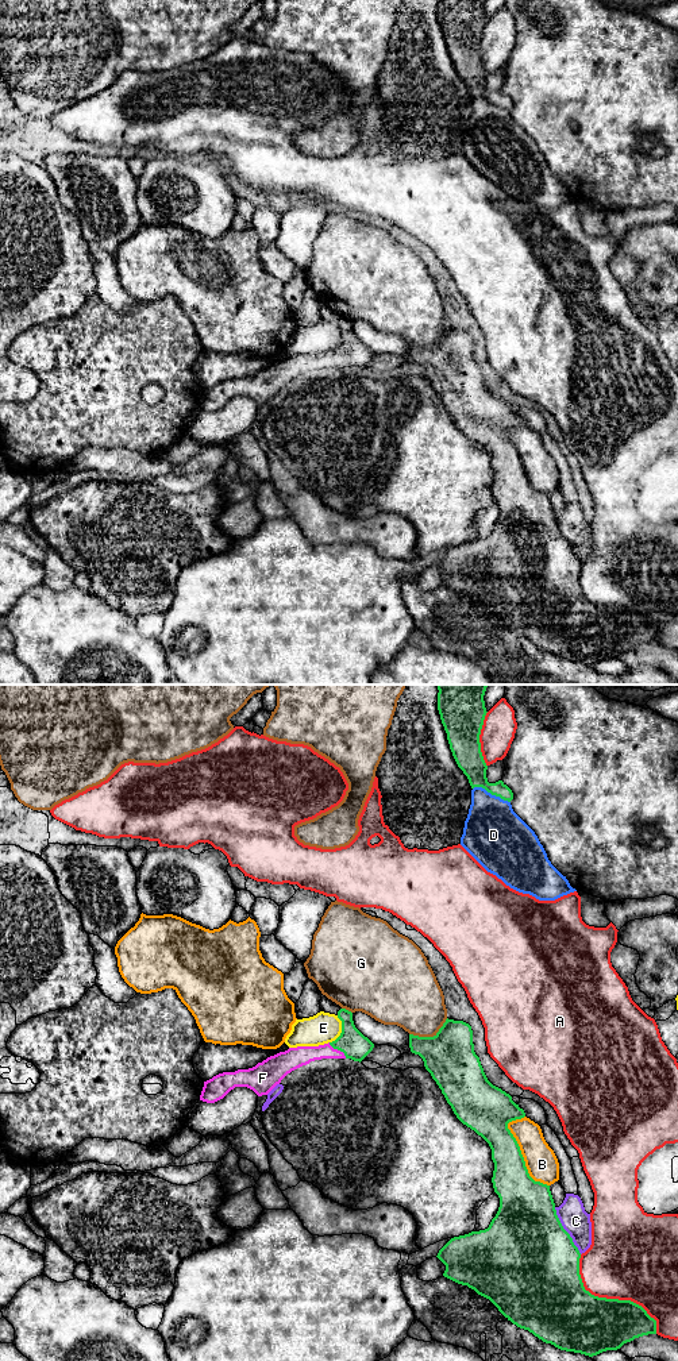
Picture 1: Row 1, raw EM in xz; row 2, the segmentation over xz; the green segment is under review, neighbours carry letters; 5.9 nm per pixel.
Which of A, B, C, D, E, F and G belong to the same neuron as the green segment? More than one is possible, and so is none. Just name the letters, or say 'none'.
F

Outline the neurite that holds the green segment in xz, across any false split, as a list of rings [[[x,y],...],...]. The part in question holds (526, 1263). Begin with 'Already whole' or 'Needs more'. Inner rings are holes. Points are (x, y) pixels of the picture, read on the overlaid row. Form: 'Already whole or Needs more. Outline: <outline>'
Already whole. Outline: [[[447,1018],[434,1037],[409,1034],[409,1048],[423,1059],[425,1069],[457,1118],[489,1144],[494,1163],[492,1183],[500,1198],[498,1211],[488,1229],[454,1237],[439,1250],[436,1257],[446,1265],[443,1276],[474,1289],[489,1299],[513,1325],[560,1350],[593,1357],[606,1350],[617,1350],[635,1338],[656,1334],[656,1320],[642,1306],[631,1300],[598,1298],[585,1289],[579,1275],[581,1253],[556,1215],[550,1185],[529,1176],[520,1146],[508,1129],[509,1122],[524,1118],[525,1113],[509,1094],[488,1080],[474,1052],[471,1026]]]

